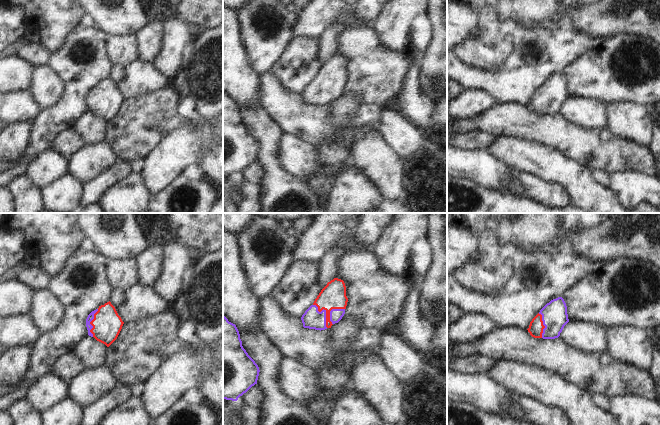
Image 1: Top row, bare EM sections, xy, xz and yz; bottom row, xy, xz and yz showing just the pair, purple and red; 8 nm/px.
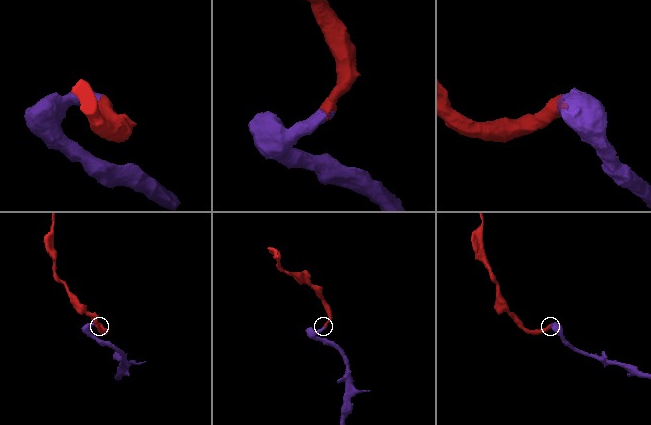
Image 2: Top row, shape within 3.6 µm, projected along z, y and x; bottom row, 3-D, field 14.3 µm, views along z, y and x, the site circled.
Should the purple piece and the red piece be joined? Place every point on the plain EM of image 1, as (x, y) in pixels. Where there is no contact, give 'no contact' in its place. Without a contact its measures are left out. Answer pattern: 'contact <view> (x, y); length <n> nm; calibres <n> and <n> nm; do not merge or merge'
contact xz (325, 88); length 220 nm; calibres 160 and 200 nm; merge

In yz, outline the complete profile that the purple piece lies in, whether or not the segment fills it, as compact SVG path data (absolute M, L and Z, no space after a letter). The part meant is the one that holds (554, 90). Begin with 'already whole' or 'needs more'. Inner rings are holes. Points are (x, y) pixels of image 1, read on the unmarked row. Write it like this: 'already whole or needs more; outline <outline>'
needs more; outline M558 73L540 86L527 106L534 114L555 115L568 98L566 79L562 73Z

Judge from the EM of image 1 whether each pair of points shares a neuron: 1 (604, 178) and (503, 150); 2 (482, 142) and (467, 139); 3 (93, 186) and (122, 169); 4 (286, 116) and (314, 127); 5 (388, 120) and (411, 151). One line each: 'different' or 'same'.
1: different
2: same
3: same
4: same
5: same

